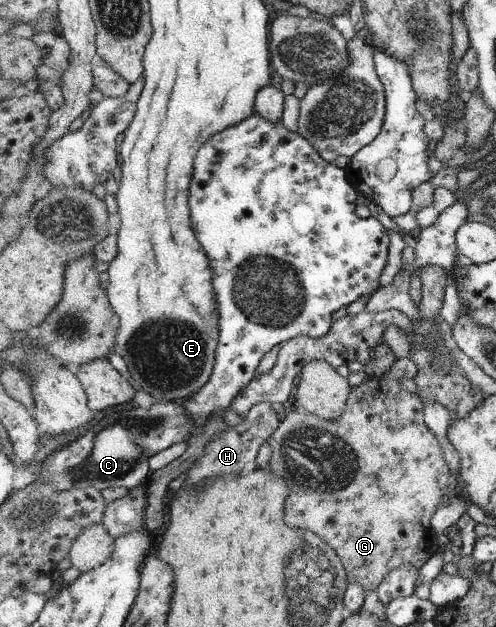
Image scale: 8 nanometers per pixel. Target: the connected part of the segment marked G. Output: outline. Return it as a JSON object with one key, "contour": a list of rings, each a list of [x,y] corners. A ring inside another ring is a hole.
{"contour":[[[371,377],[366,383],[353,387],[348,398],[348,406],[345,407],[344,414],[338,419],[325,420],[316,414],[307,413],[302,409],[293,410],[280,422],[280,426],[276,428],[276,432],[272,438],[268,439],[271,450],[273,450],[273,443],[283,443],[282,452],[285,458],[283,466],[291,474],[291,502],[295,502],[295,504],[289,504],[289,510],[285,509],[287,524],[290,527],[307,529],[314,532],[330,547],[333,547],[346,570],[348,584],[360,584],[367,593],[371,590],[375,591],[390,570],[399,568],[404,564],[412,564],[420,569],[429,560],[431,550],[435,548],[433,546],[435,544],[433,538],[429,540],[432,527],[432,524],[429,524],[429,520],[432,520],[432,516],[439,510],[441,498],[445,494],[448,494],[447,490],[449,490],[449,476],[451,476],[451,472],[445,461],[445,457],[443,457],[443,449],[441,449],[437,438],[423,421],[424,404],[425,400],[417,393],[403,389],[399,380],[386,379],[385,377]]]}

